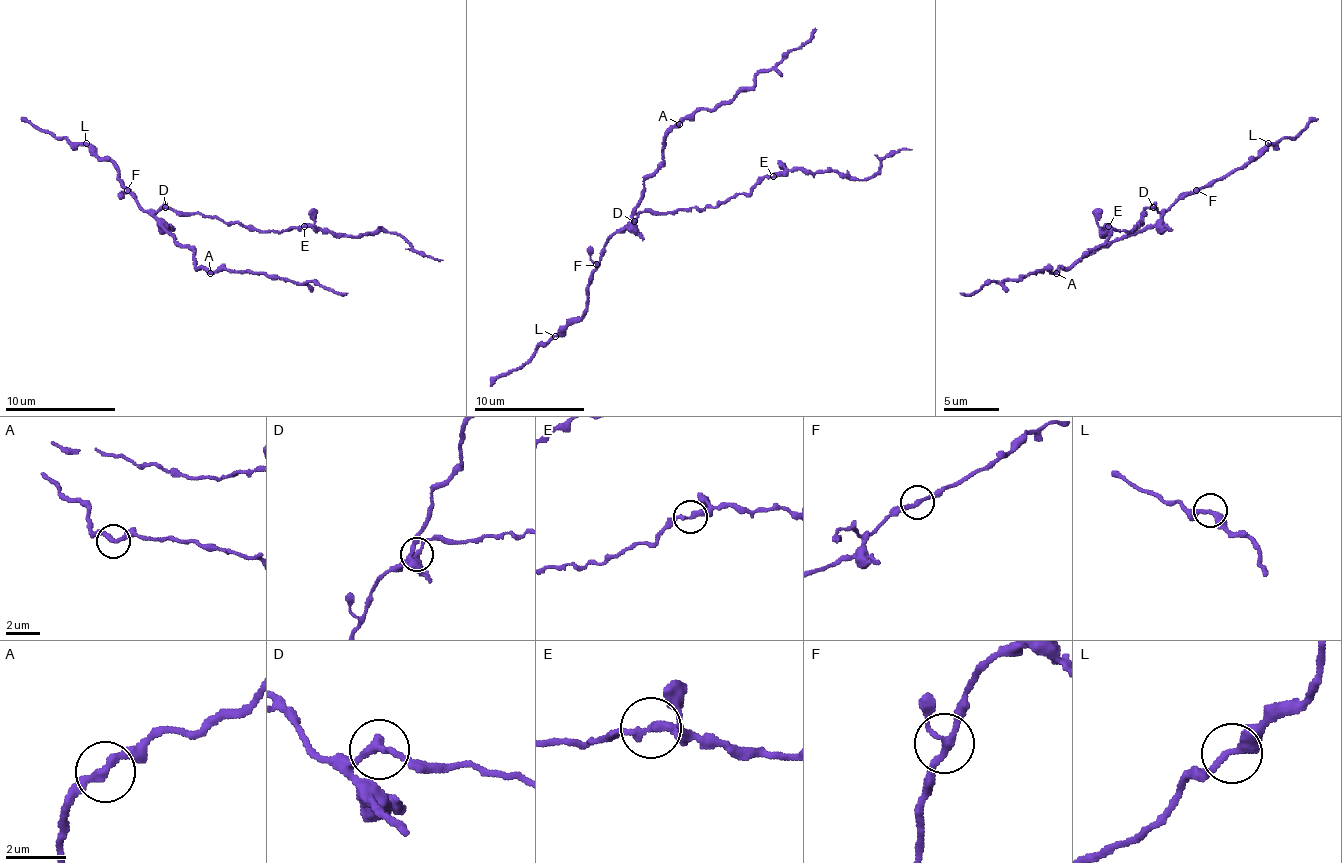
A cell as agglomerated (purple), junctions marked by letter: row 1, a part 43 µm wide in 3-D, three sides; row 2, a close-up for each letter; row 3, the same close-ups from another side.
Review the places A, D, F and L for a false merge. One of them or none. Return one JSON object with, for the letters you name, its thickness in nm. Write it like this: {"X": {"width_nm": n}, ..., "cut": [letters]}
{"D": {"width_nm": 240}, "cut": ["D"]}

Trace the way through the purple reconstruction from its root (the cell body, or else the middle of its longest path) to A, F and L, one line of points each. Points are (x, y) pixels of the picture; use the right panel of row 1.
A: (1155, 209), (1161, 218), (1152, 226), (1116, 237), (1056, 273)
F: (1155, 209), (1166, 212), (1180, 198), (1196, 190)
L: (1155, 209), (1166, 212), (1180, 198), (1230, 176), (1243, 168), (1268, 143)

